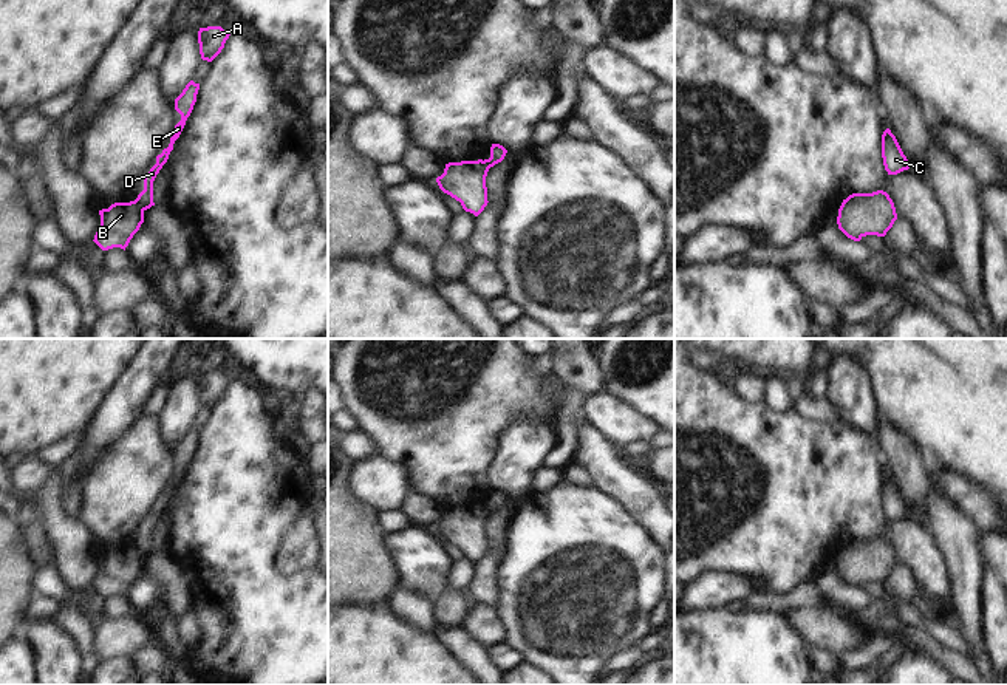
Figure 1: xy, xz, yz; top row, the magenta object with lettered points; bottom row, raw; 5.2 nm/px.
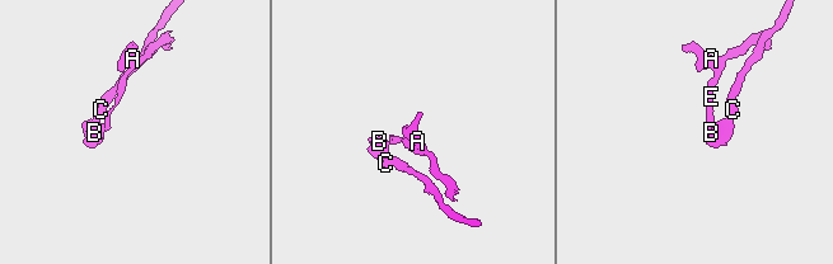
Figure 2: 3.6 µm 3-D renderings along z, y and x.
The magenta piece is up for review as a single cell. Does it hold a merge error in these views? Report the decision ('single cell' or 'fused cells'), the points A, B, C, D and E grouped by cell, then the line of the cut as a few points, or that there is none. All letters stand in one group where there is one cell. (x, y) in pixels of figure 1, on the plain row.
fused cells | A D E / B C | xy (135, 546), (144, 555)

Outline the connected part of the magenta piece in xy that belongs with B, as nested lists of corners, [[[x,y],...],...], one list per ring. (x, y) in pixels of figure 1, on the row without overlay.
[[[114,549],[108,555],[99,557],[101,574],[94,581],[94,589],[108,597],[121,594],[125,597],[133,581],[144,569],[144,555],[136,549]]]

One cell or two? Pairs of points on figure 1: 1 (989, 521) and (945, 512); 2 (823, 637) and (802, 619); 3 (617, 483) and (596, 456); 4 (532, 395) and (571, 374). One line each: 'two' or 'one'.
1: two
2: one
3: one
4: two

